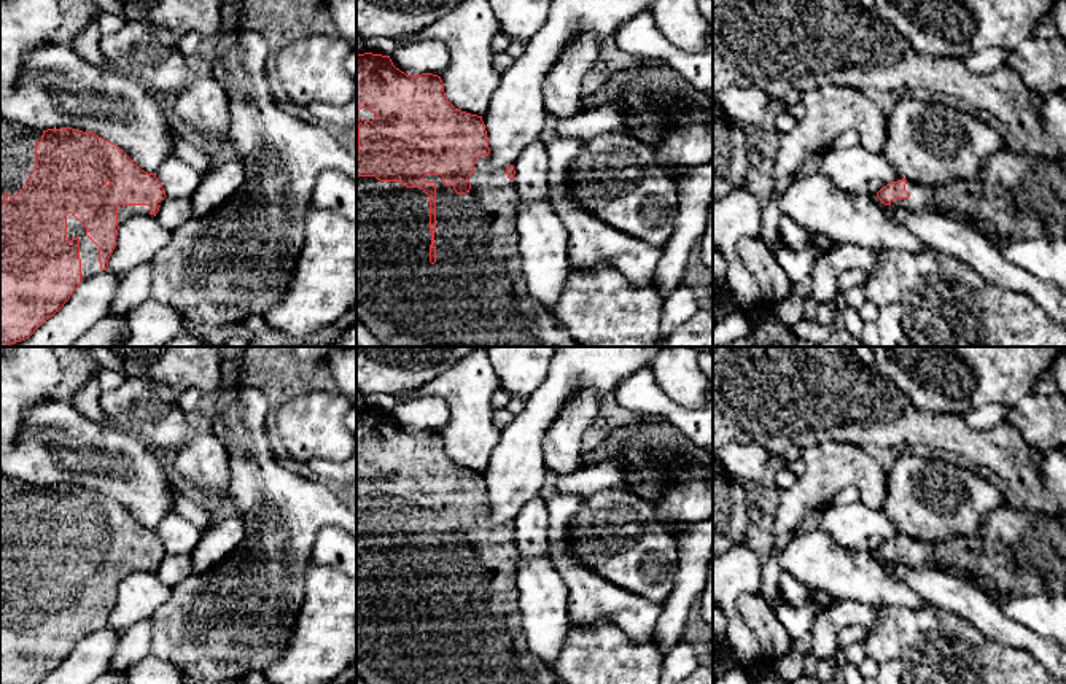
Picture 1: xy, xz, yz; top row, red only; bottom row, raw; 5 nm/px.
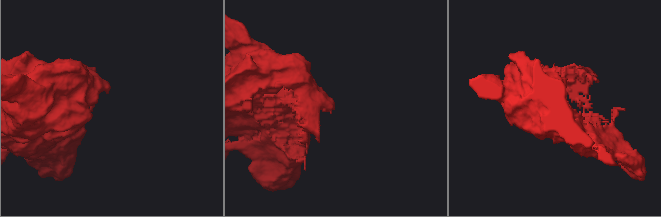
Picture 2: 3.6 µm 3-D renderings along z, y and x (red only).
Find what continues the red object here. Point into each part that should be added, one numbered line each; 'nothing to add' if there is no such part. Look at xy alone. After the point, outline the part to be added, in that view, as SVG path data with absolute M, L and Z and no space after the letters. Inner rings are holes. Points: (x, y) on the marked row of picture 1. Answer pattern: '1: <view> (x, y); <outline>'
1: xy (88, 250); M67 215L67 239L68 243L73 237L80 239L80 259L81 259L81 282L102 272L99 262L99 247L86 235L86 227L72 215Z

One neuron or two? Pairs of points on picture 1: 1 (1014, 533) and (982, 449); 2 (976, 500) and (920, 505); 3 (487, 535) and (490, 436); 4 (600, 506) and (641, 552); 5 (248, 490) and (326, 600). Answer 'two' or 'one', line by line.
1: two
2: one
3: two
4: one
5: two

